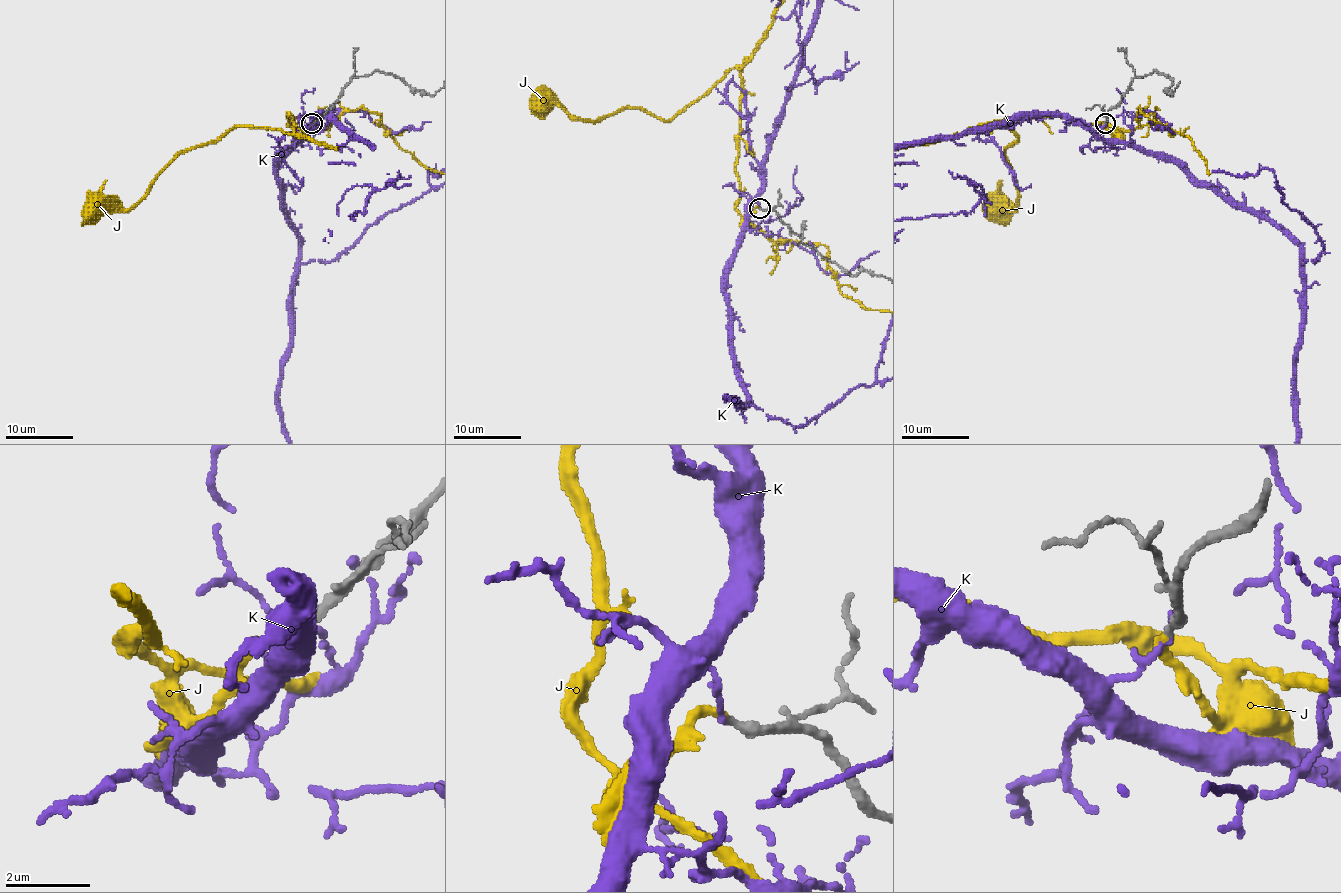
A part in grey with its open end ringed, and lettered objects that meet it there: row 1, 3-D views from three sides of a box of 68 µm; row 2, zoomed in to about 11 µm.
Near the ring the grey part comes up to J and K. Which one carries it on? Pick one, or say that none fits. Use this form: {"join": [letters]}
{"join": ["J"]}

